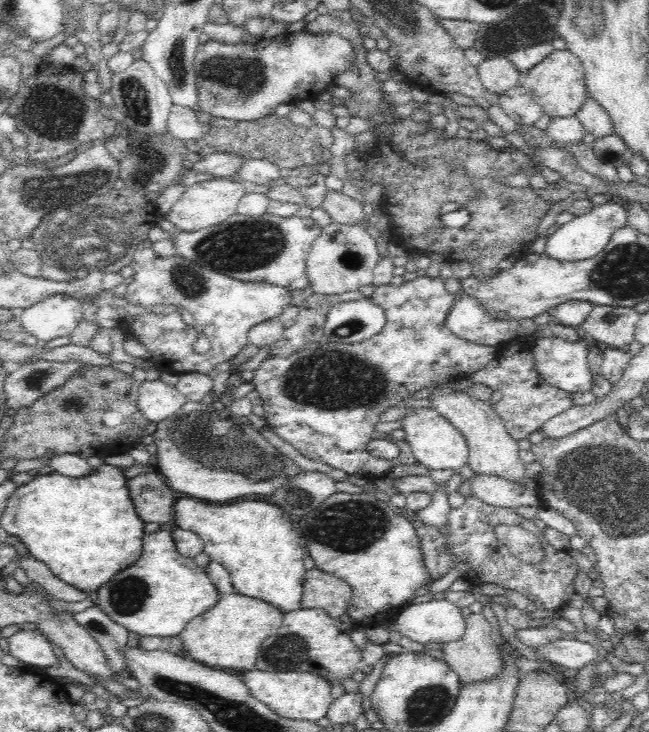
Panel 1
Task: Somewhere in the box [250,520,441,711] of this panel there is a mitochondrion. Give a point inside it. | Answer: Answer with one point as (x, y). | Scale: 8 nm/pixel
(290, 649)

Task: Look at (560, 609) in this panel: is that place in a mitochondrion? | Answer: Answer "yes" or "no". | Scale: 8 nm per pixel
no

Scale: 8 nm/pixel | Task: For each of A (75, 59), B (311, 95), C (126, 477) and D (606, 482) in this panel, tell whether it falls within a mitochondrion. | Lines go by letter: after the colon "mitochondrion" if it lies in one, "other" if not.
A: other
B: other
C: other
D: mitochondrion

